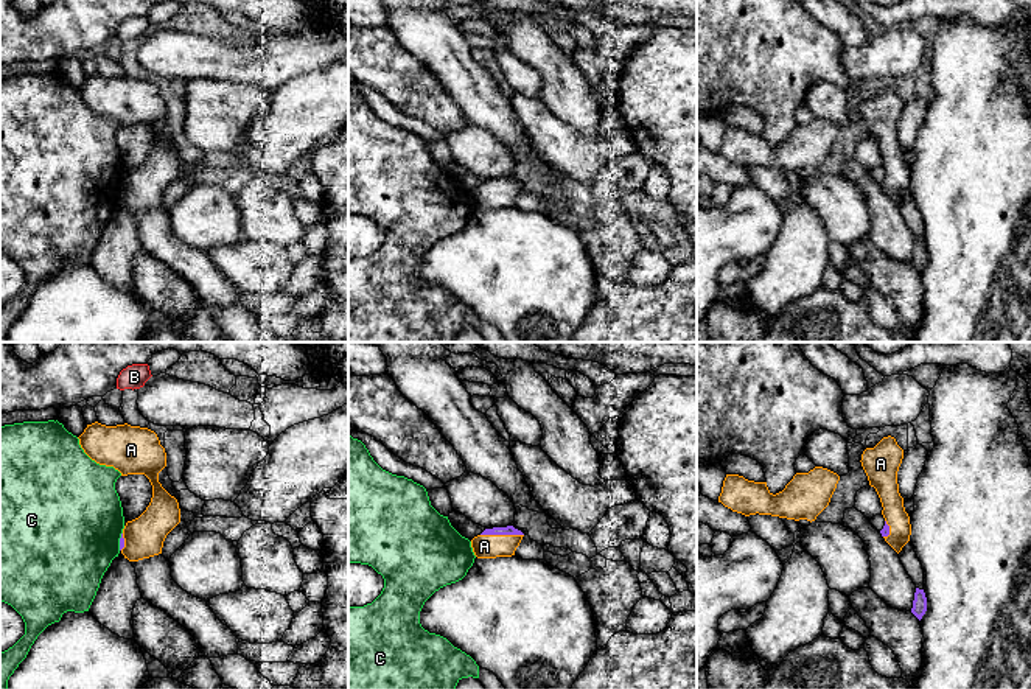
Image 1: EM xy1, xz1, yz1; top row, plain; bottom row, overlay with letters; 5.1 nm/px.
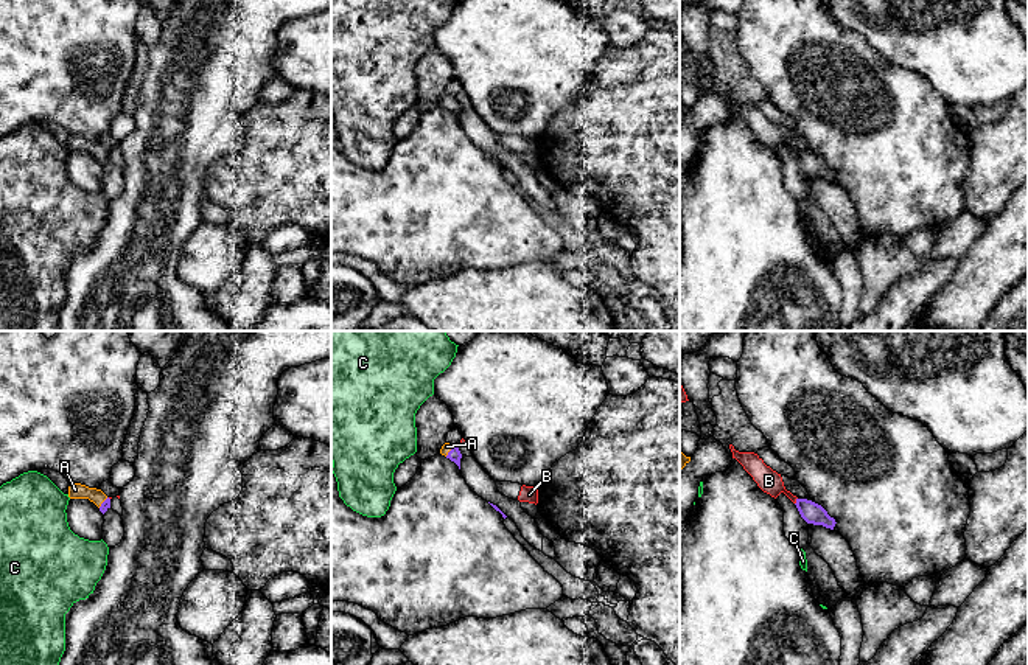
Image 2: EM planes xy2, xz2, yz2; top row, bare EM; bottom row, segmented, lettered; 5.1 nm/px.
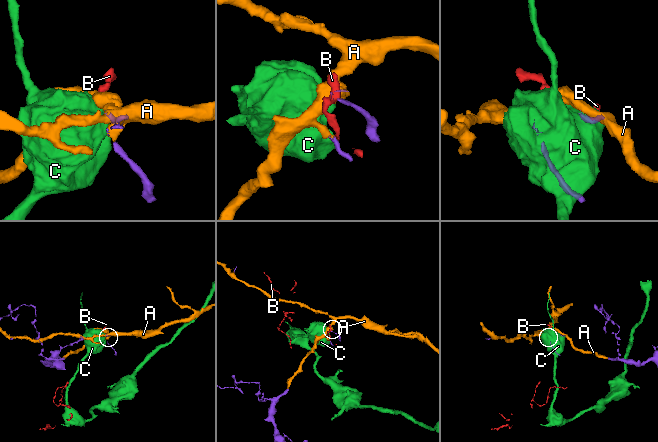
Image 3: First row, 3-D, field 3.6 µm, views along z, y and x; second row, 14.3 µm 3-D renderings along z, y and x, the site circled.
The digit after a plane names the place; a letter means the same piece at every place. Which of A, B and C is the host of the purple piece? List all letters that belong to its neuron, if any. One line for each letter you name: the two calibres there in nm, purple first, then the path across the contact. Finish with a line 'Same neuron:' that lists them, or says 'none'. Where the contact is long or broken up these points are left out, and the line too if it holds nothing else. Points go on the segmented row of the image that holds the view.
A: 50 nm thick on the purple side, 130 nm on the other
Same neuron: A

